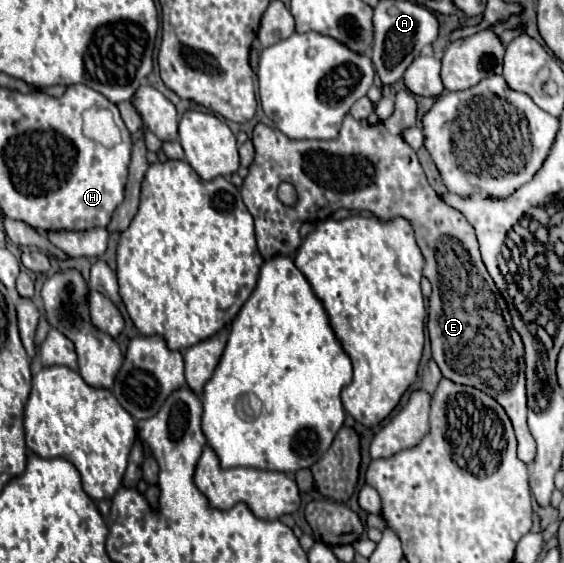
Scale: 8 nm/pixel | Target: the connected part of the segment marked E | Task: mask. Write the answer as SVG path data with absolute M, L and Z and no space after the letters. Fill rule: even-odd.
M402 90L394 98L394 114L388 120L382 120L374 126L362 126L352 116L344 118L342 130L334 140L290 140L278 128L270 128L266 124L258 124L252 134L252 142L256 148L254 162L250 166L248 176L240 188L242 200L256 224L256 242L258 250L264 258L274 254L294 254L296 246L300 246L298 230L304 222L320 222L332 216L340 208L348 210L370 210L378 218L394 218L404 216L412 222L416 232L416 242L426 258L424 276L432 282L432 296L430 296L430 314L428 314L428 332L432 342L432 358L442 370L442 376L464 386L478 388L492 396L512 420L516 438L518 438L518 458L522 462L534 462L534 438L526 424L526 380L522 370L522 340L518 332L512 328L510 314L506 308L504 298L500 296L498 288L494 286L486 266L482 264L478 242L474 236L474 228L466 222L466 218L442 202L442 198L432 190L428 184L424 170L416 152L406 144L402 132L406 128L416 126L416 100L410 92ZM282 182L290 182L296 188L298 200L294 206L284 206L278 200L278 186Z

